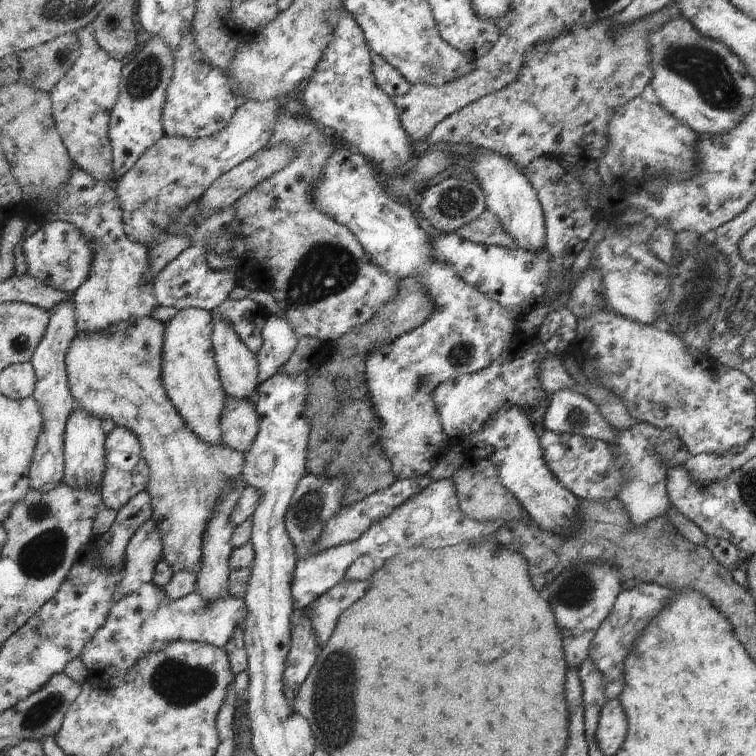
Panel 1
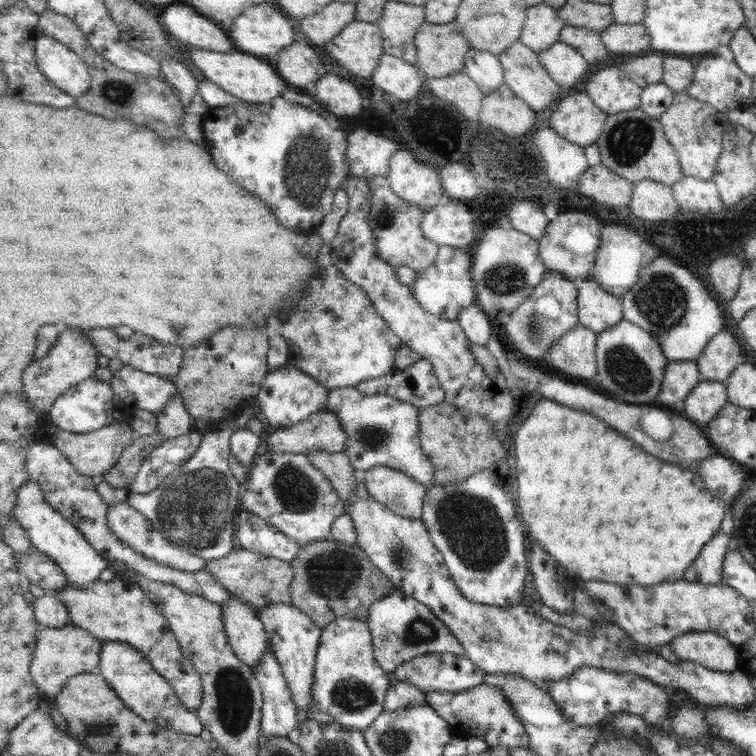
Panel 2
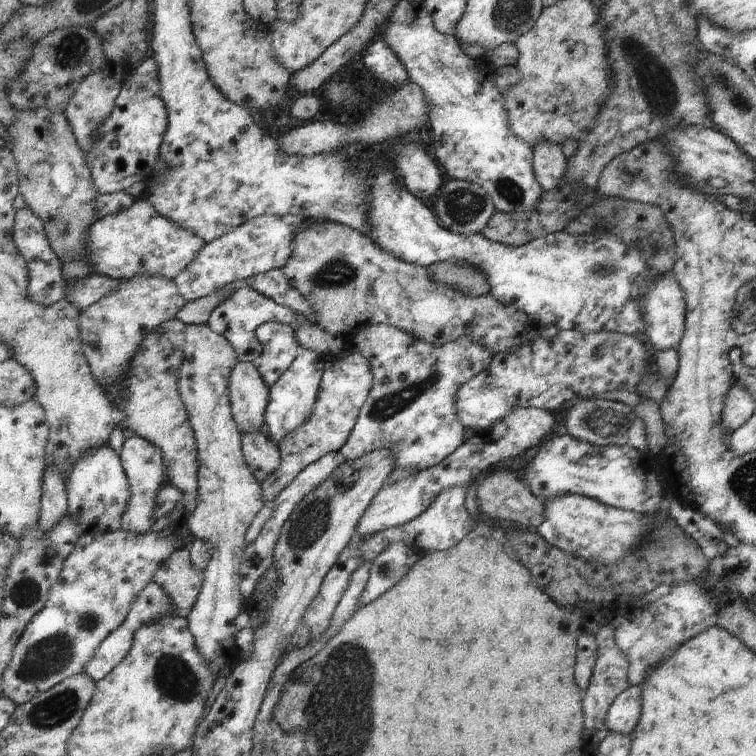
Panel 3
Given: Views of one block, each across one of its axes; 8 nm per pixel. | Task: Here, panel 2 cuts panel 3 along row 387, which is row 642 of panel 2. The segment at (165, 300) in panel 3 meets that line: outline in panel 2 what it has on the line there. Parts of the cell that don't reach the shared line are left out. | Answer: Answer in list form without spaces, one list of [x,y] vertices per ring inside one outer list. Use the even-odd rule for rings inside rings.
[[[104,641],[98,670],[118,696],[126,702],[126,705],[148,722],[155,722],[165,728],[172,728],[177,732],[195,736],[200,735],[202,730],[206,730],[198,713],[188,710],[183,705],[171,683],[157,673],[154,670],[154,665],[151,665],[144,654],[131,644]]]

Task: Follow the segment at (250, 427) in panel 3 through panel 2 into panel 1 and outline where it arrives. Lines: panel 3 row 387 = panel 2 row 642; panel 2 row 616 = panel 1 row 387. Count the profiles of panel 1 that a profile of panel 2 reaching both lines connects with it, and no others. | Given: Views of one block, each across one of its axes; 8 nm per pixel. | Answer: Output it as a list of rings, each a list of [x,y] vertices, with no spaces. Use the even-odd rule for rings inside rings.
[[[219,315],[213,318],[212,342],[225,395],[247,401],[261,386],[257,355],[239,338],[227,319]]]

